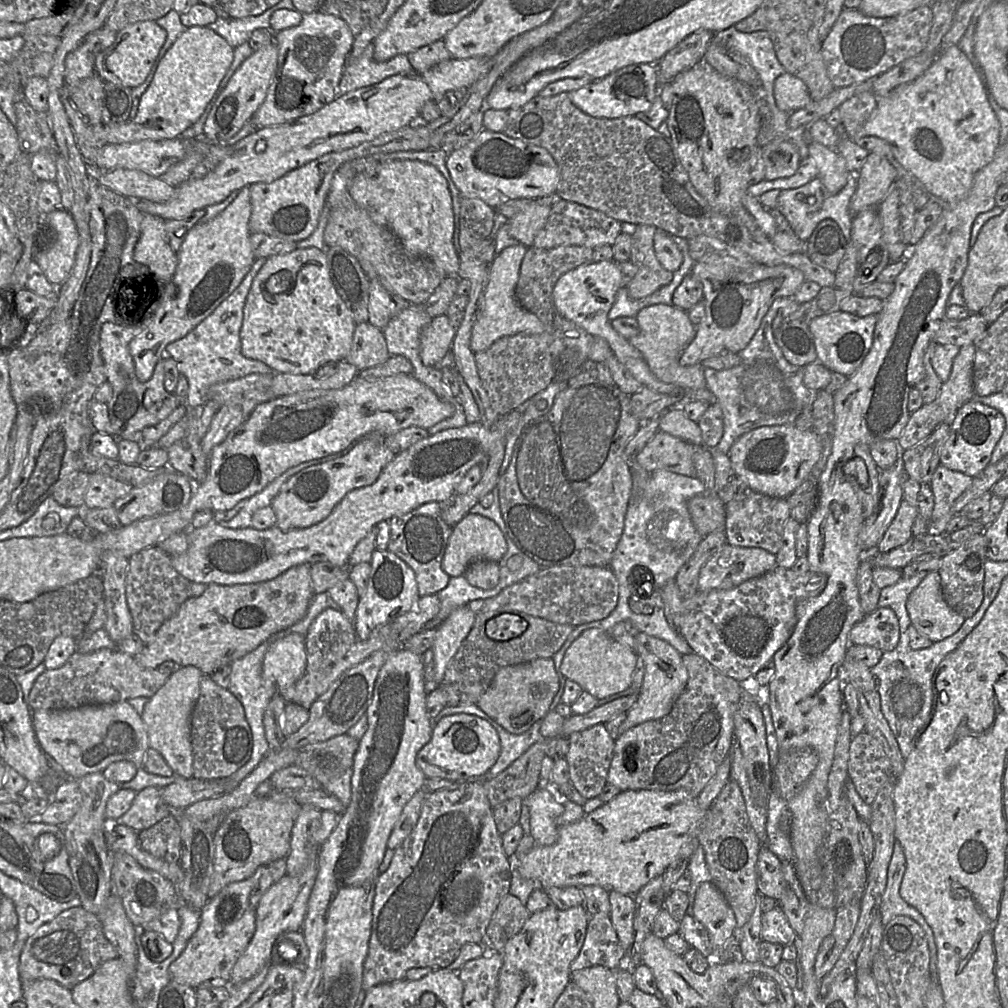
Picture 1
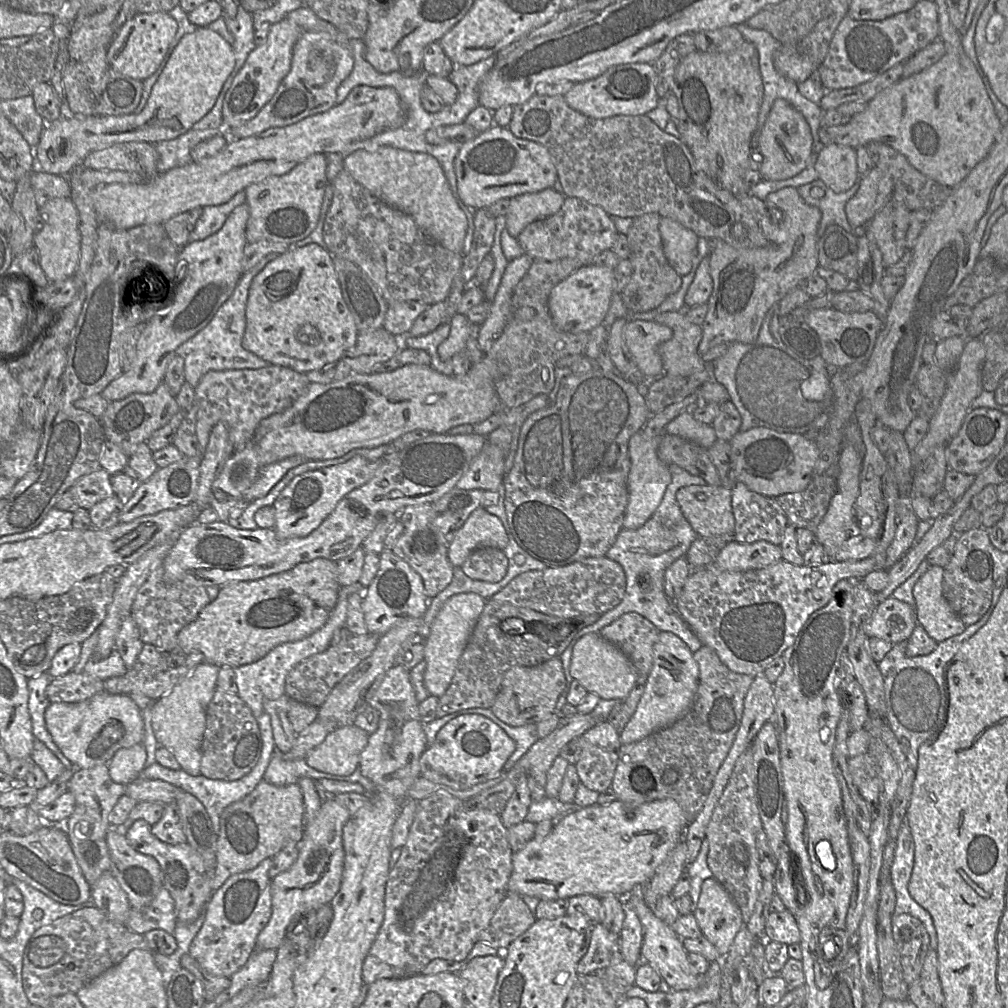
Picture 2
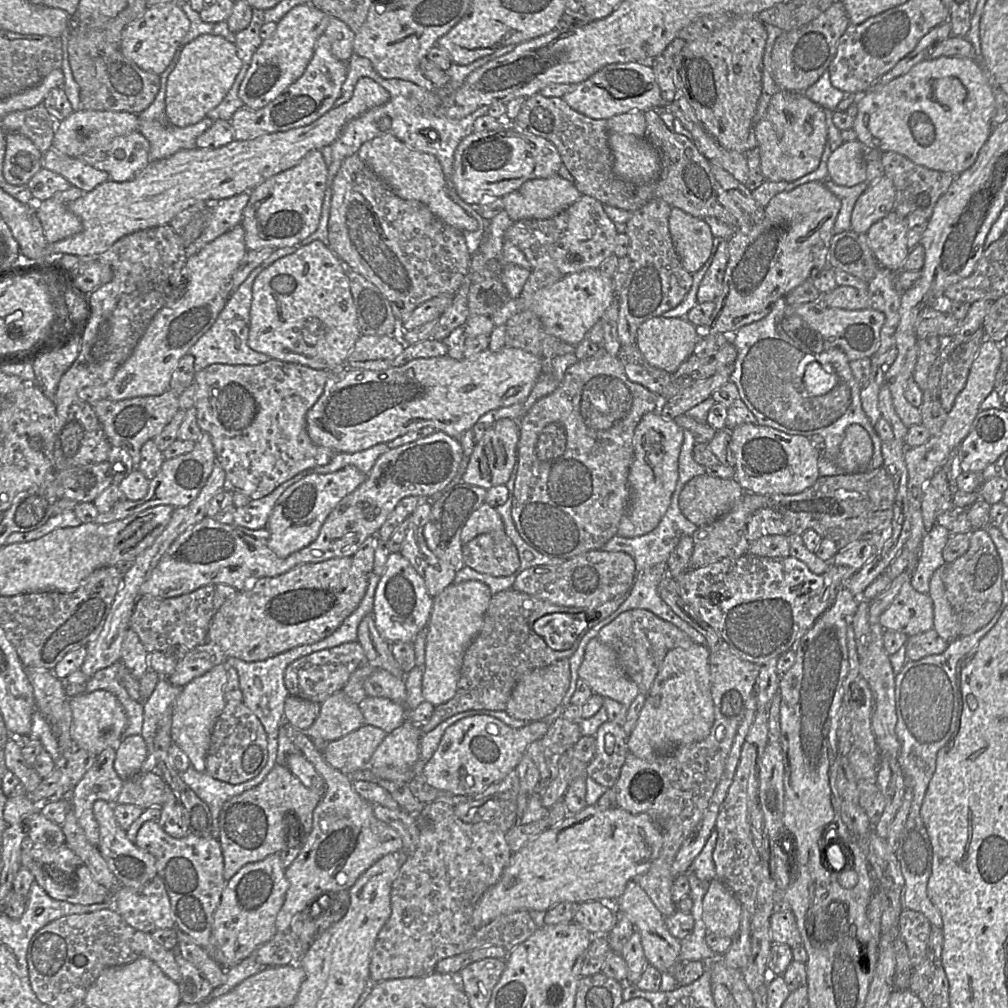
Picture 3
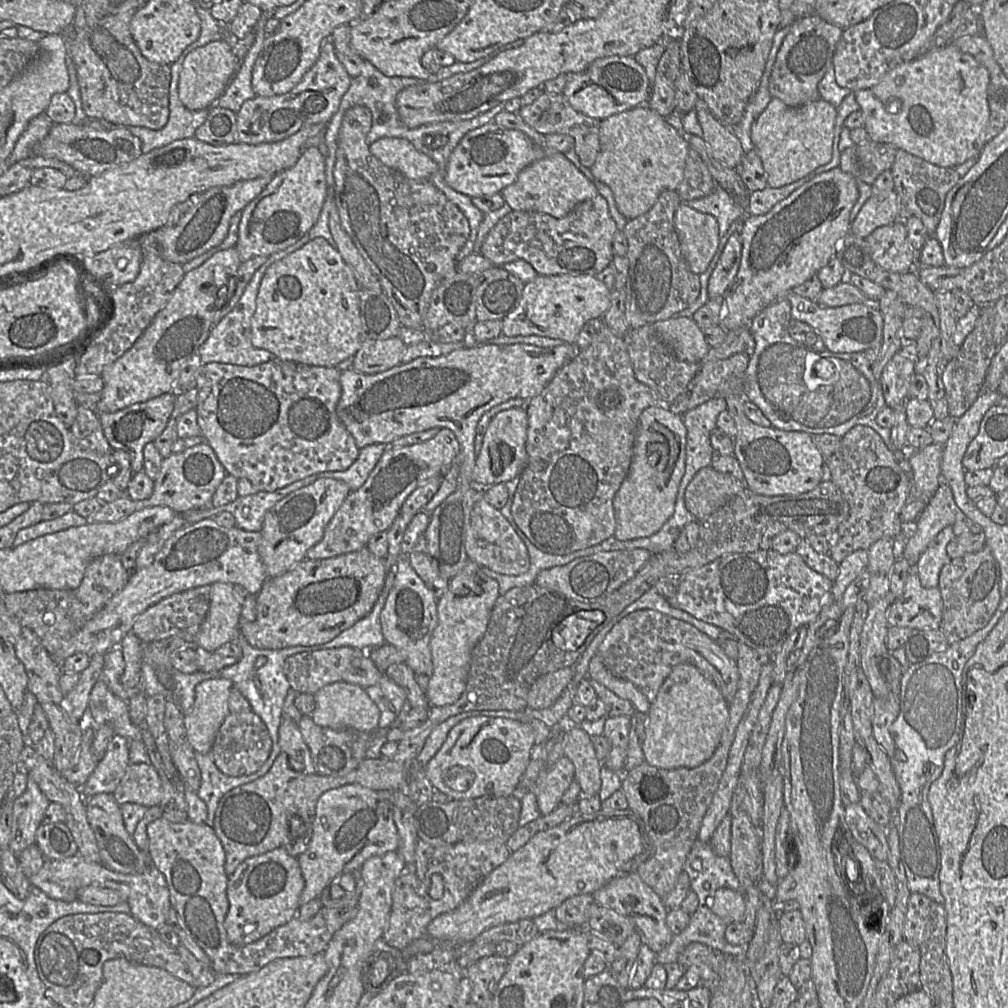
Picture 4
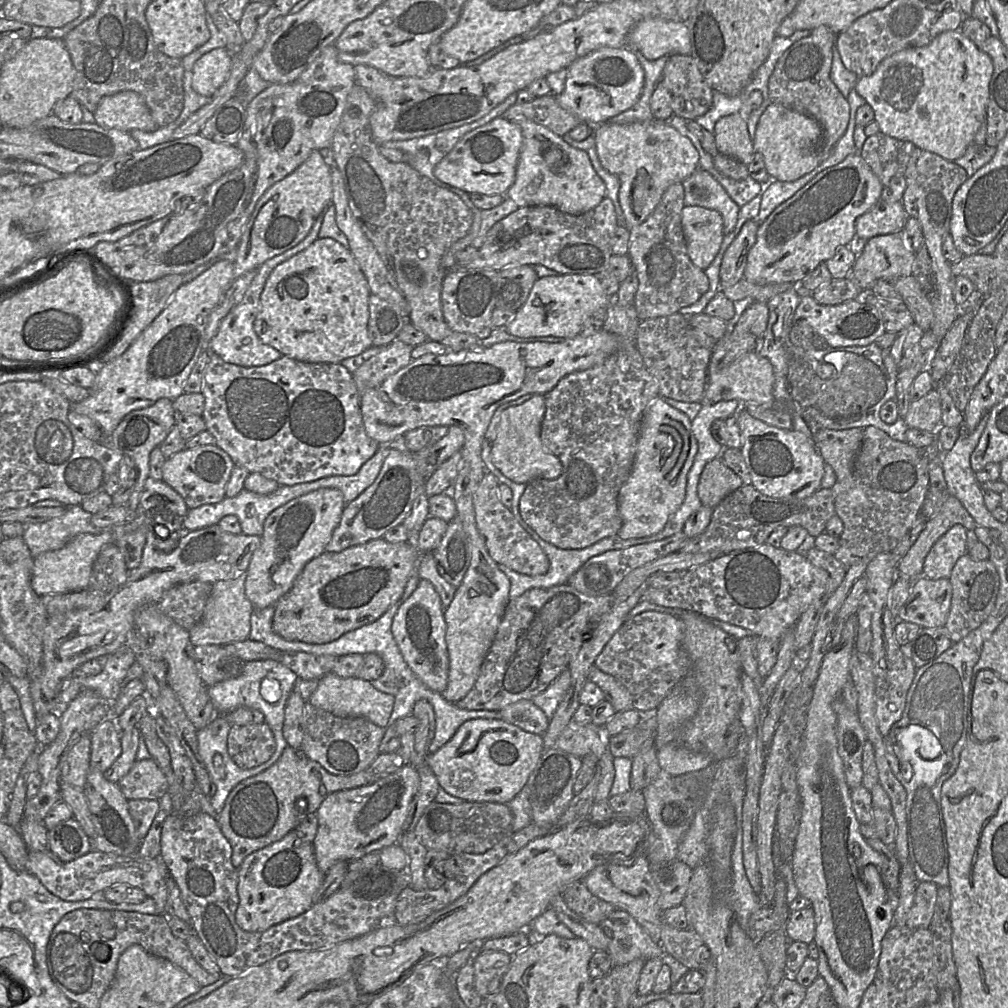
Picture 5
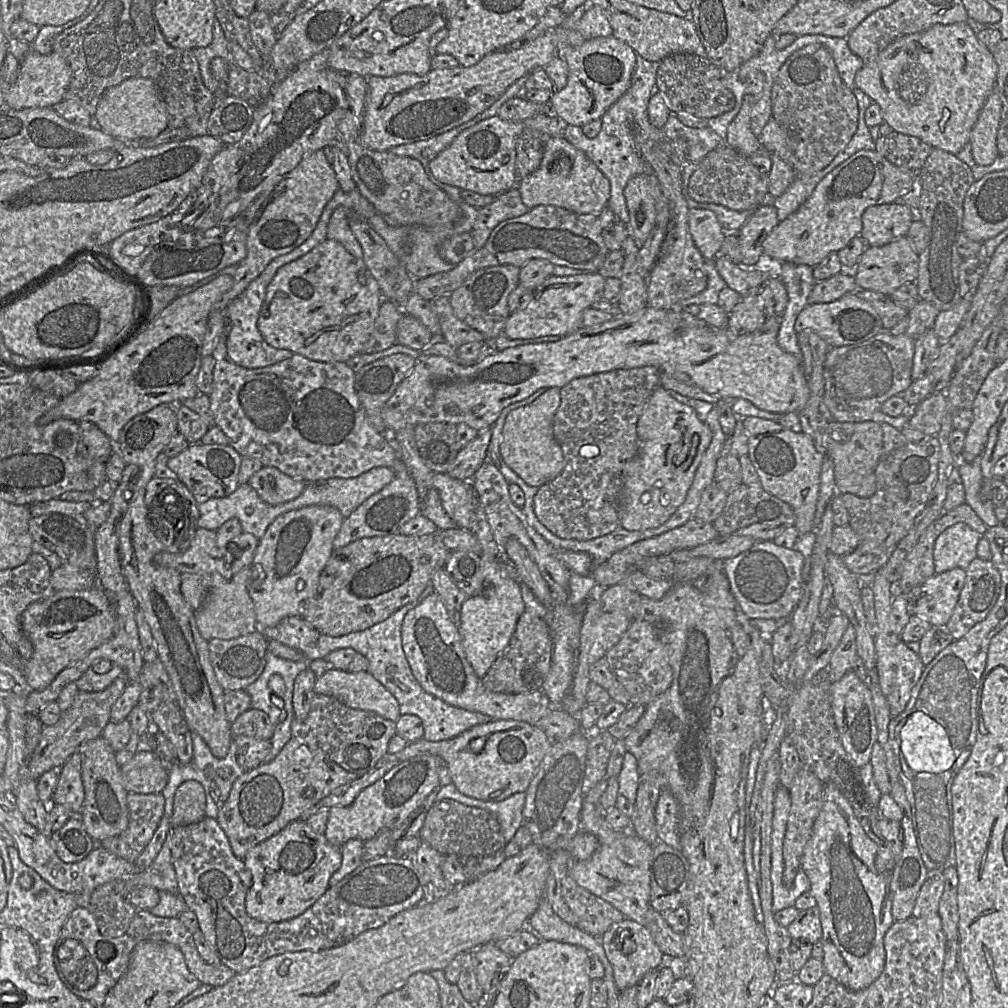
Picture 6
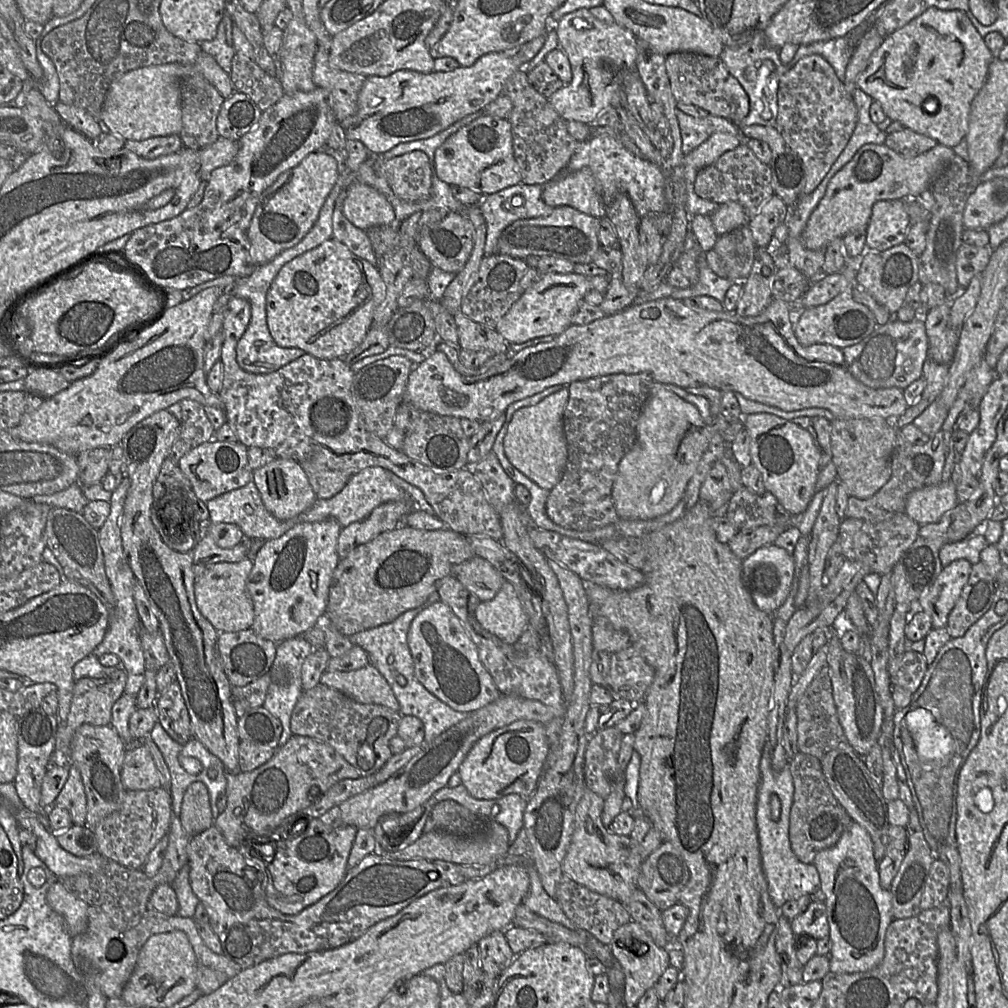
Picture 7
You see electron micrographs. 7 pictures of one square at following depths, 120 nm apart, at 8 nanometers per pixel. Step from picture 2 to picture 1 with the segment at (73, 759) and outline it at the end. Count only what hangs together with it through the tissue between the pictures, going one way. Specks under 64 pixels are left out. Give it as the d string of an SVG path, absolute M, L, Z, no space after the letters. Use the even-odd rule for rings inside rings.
M127 701L63 710L38 709L31 720L41 750L61 765L66 776L72 779L102 772L116 761L130 761L141 766L149 749L141 715Z

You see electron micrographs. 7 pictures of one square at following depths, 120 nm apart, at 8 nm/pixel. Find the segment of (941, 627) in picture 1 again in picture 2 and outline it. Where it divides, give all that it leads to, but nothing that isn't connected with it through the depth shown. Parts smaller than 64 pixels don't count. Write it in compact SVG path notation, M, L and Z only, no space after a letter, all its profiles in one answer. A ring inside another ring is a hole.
M931 566L913 588L917 623L937 643L962 634L966 629L943 595L943 574L942 567Z

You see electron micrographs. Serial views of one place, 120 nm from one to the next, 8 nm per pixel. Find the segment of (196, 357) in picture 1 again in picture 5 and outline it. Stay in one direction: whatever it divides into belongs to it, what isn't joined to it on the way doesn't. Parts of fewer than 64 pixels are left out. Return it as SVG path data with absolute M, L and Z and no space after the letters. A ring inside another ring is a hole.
M328 207L323 209L315 220L308 235L299 244L286 252L269 259L258 268L257 274L250 284L242 301L236 305L222 320L216 335L209 342L208 350L210 352L217 354L227 363L243 367L264 366L278 360L283 356L275 348L263 344L254 331L254 322L259 311L260 296L268 277L279 264L289 260L299 252L305 250L318 239L318 234L327 209Z

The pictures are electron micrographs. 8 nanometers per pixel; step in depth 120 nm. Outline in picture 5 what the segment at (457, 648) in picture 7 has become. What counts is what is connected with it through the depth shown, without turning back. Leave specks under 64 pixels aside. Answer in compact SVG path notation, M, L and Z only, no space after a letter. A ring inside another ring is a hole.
M421 579L414 592L398 608L391 626L393 637L409 668L423 684L440 694L447 687L449 672L444 610L433 585ZM520 700L500 710L500 719L520 729L543 736L550 720L531 700Z

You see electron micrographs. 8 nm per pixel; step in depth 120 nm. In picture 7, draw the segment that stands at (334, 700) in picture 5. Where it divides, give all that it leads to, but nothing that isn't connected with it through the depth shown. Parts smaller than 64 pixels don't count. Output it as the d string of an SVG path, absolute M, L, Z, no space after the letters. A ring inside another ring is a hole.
M372 664L358 670L325 671L320 683L362 704L378 704L399 711L399 703L383 675Z

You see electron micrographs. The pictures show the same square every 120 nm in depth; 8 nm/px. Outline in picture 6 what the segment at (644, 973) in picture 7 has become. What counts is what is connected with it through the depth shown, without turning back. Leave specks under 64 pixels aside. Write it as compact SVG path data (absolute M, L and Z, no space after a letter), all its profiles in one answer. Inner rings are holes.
M624 918L620 922L613 923L609 929L599 937L599 940L612 965L615 983L619 991L631 986L638 986L646 973L658 970L661 967L663 953L654 941L650 931L644 925L632 919ZM623 930L629 930L630 936L621 938ZM616 935L618 936L616 937Z

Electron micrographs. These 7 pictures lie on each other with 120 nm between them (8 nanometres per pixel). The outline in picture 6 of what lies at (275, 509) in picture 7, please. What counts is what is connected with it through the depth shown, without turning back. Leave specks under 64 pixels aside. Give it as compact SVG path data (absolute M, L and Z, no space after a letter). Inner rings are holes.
M263 467L248 481L267 504L278 505L297 498L307 483L292 478L275 467Z

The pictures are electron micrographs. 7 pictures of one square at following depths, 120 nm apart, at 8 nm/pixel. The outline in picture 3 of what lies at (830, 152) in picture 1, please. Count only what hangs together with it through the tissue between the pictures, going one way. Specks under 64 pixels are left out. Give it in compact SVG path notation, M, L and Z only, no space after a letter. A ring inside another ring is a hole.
M857 140L844 142L832 151L828 178L839 186L852 187L866 181L865 147Z

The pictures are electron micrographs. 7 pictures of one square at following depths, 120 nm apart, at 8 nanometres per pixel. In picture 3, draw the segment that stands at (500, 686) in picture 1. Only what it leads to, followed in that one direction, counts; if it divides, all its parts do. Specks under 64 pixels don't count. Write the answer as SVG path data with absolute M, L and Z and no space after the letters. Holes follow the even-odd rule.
M569 659L558 660L555 663L532 670L518 680L507 703L505 712L514 719L522 721L541 721L552 714L561 704L571 681Z

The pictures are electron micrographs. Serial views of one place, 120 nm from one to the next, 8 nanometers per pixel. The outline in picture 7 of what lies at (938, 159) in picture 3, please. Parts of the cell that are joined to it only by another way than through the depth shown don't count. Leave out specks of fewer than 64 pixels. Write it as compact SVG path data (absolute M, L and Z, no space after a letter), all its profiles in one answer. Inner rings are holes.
M931 7L885 38L858 77L857 86L880 103L887 118L899 122L904 128L928 136L941 145L954 148L968 133L972 101L984 86L993 60L994 57L983 37L965 12ZM929 97L934 97L939 103L938 111L934 114L929 114L923 109L923 103Z

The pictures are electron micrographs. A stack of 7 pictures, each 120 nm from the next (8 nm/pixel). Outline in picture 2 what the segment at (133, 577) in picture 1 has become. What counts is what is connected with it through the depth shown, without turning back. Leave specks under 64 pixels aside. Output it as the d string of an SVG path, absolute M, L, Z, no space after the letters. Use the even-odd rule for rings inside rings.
M160 566L150 573L139 588L133 601L131 616L137 626L143 644L155 646L163 654L178 648L178 634L188 624L194 622L200 612L211 602L206 587L192 586L165 576Z

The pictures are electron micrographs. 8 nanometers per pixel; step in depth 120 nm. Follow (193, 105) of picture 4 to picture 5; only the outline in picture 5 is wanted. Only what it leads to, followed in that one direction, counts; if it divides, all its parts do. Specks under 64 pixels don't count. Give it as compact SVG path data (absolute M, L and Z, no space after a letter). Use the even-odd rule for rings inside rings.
M216 48L202 55L192 68L192 88L199 95L212 97L226 81L232 54L226 48Z

